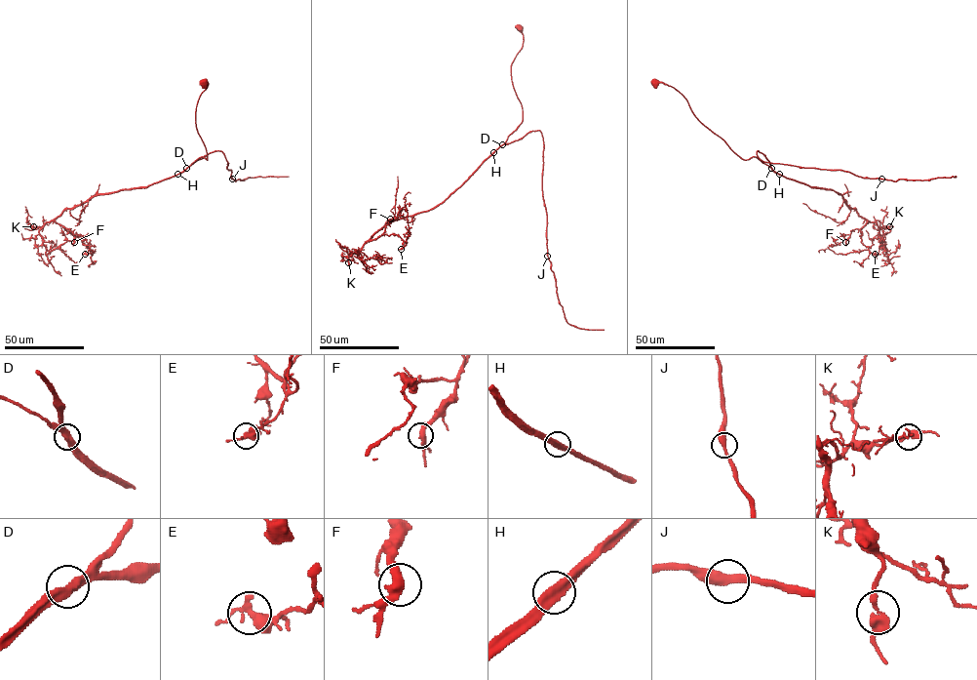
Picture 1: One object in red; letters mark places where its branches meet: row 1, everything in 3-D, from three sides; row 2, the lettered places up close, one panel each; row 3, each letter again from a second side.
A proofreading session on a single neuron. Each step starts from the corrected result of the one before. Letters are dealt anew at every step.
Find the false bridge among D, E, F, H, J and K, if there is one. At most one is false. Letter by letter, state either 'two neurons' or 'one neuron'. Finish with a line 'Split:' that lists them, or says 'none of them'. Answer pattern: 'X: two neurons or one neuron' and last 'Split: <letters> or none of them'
D: one neuron
E: one neuron
F: one neuron
H: one neuron
J: one neuron
K: one neuron
Split: none of them

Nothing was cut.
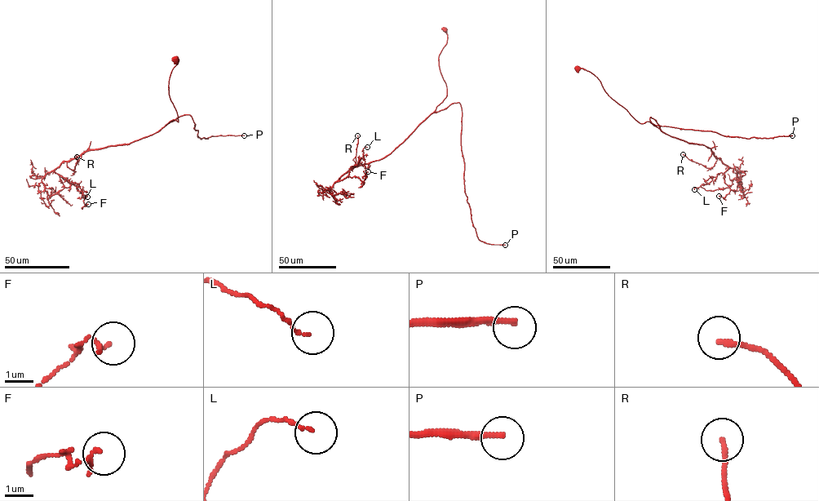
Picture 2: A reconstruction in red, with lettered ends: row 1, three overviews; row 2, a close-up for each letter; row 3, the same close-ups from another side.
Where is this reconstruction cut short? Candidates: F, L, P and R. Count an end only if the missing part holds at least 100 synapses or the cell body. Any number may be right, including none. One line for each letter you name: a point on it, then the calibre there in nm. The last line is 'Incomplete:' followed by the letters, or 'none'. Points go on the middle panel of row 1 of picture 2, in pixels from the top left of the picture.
P: (505, 245) | 200 nm
Incomplete: P

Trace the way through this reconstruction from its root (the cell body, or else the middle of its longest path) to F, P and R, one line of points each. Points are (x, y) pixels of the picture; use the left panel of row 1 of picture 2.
F: (174, 59), (169, 93), (178, 121), (129, 144), (84, 151), (54, 170), (88, 204)
P: (174, 59), (169, 93), (178, 121), (163, 126), (188, 114), (201, 139), (244, 135)
R: (174, 59), (169, 93), (178, 121), (129, 144), (84, 151), (67, 162), (73, 172), (77, 157)

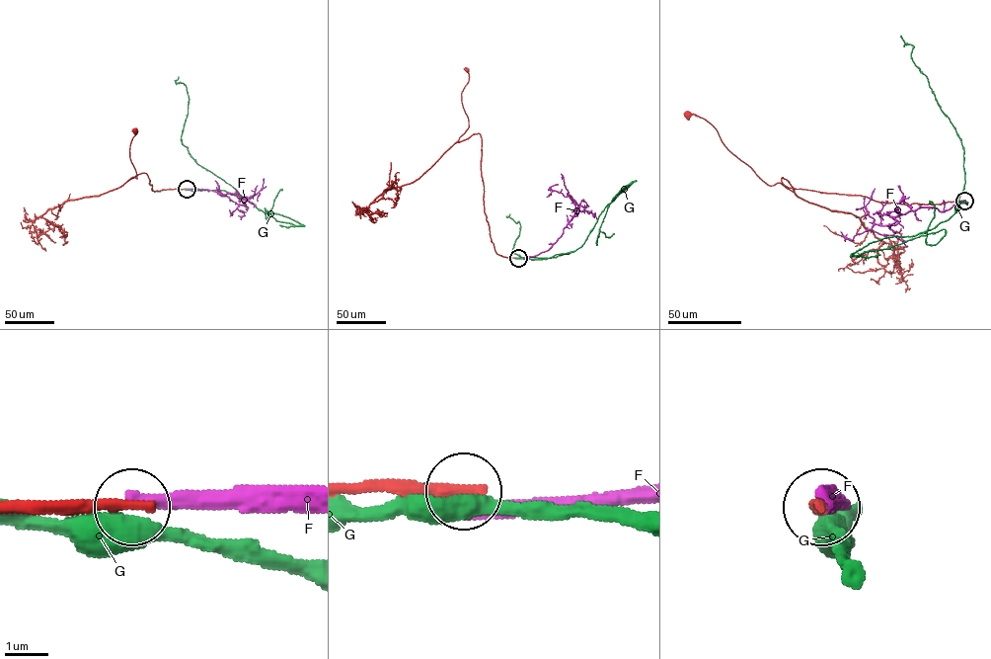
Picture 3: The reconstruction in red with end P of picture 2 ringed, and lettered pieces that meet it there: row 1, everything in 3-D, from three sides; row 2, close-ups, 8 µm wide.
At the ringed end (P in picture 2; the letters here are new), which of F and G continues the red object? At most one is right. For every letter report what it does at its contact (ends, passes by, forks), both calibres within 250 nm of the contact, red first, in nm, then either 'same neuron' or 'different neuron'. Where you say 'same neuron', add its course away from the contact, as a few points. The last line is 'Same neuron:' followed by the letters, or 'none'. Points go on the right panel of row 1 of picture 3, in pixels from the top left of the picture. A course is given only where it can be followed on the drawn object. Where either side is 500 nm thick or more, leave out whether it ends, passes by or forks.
F: it ends; calibres 280 and 320 nm; different neuron
G: it passes by; calibres 240 and 480 nm; different neuron
Same neuron: none

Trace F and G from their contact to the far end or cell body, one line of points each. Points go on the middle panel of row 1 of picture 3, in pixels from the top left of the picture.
F: (518, 258), (547, 250), (577, 209), (575, 212), (577, 205), (571, 197), (552, 191), (546, 197)
G: (518, 258), (546, 259), (580, 247), (604, 208), (635, 181), (609, 205), (596, 244), (599, 231), (614, 233)

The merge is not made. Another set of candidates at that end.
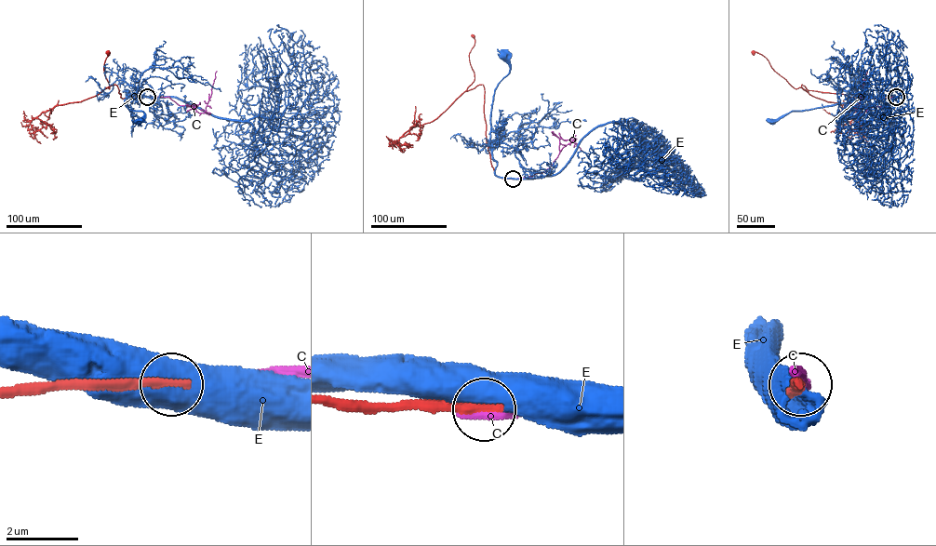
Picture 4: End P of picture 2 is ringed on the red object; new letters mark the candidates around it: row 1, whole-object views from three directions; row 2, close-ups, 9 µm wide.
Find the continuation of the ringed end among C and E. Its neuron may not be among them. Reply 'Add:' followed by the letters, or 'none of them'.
Add: C

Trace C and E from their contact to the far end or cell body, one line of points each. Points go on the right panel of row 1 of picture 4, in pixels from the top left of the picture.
C: (896, 97), (890, 99), (888, 106), (872, 106), (861, 113), (855, 99), (860, 99), (867, 71)
E: (895, 97), (879, 94), (865, 97), (857, 102), (792, 111), (772, 121)

